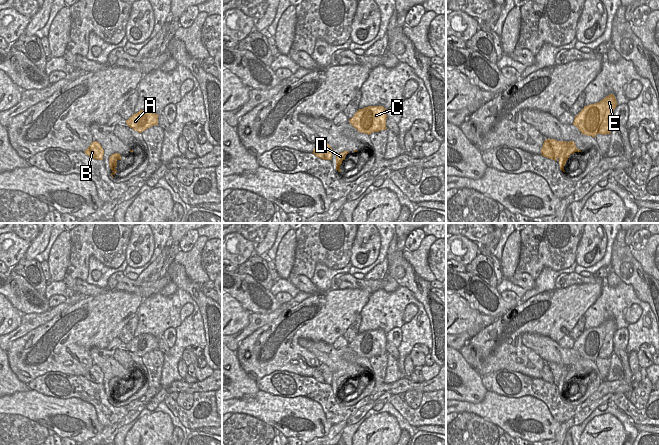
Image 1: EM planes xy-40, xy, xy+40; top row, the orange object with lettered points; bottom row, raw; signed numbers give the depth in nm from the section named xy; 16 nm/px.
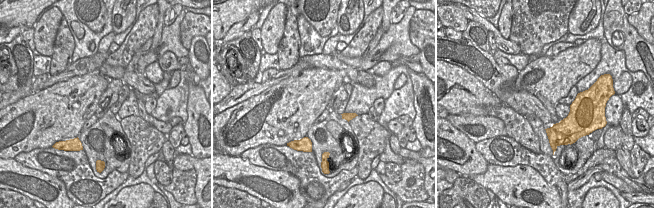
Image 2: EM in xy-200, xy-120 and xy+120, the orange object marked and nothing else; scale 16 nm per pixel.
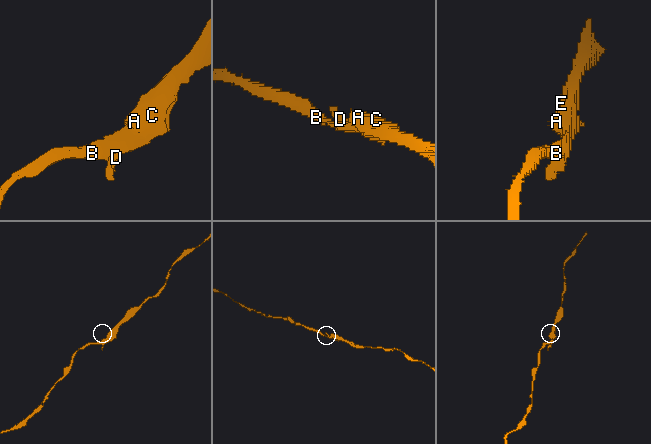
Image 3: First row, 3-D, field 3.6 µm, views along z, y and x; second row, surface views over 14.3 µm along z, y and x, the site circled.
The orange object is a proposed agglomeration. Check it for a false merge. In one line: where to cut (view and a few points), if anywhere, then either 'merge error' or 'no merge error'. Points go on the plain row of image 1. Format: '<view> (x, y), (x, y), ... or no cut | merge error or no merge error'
no cut | no merge error

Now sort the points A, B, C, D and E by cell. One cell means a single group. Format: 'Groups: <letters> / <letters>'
Groups: A B C D E.

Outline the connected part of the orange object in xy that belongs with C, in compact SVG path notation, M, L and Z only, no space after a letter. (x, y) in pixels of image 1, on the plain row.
M368 330L359 333L354 340L349 343L349 347L360 357L370 359L387 353L386 333L383 330Z

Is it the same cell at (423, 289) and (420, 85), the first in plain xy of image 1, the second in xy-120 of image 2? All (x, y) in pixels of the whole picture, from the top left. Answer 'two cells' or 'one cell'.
one cell

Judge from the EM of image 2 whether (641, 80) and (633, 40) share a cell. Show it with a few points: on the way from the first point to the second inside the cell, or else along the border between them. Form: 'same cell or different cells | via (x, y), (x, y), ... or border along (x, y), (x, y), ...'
different cells | border along (630, 70), (643, 73)

